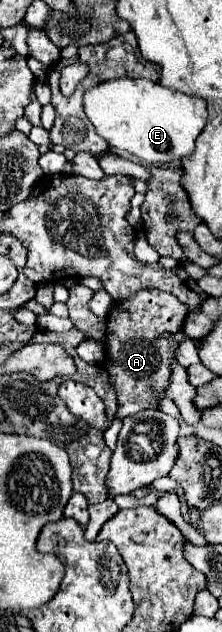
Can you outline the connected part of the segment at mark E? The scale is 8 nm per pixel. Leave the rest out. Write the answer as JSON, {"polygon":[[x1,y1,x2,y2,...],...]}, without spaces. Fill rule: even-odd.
{"polygon":[[144,78,104,80,84,92,84,114,110,148,130,152,146,164,176,164,192,154,196,138,206,126,206,104,196,96,182,94]]}

